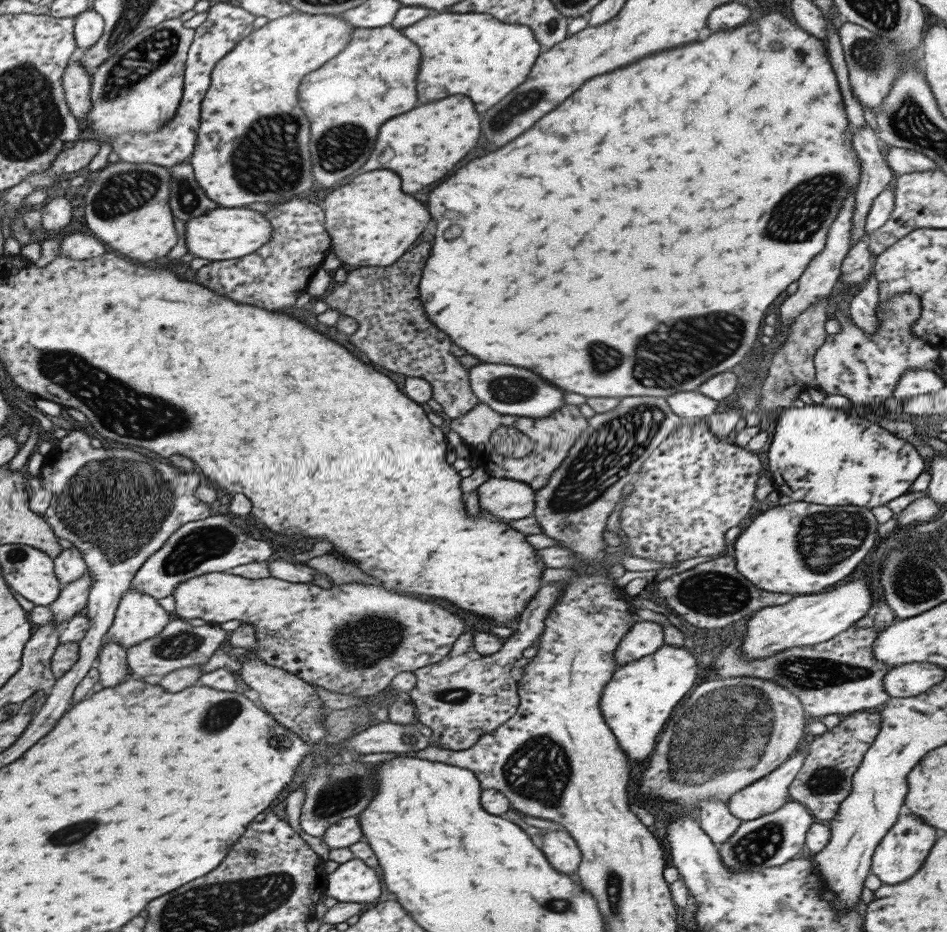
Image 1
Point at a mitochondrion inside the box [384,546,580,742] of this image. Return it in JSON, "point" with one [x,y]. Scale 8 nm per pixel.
{"point":[456,696]}

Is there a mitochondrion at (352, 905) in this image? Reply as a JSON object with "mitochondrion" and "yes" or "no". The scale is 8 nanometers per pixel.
{"mitochondrion":"no"}

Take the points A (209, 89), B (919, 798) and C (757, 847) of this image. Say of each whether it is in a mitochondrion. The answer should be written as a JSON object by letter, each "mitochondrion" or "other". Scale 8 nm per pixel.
{"A":"other","B":"other","C":"mitochondrion"}

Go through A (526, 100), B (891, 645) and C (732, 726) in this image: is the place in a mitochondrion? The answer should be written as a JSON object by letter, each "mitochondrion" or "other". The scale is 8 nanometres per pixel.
{"A":"mitochondrion","B":"other","C":"mitochondrion"}

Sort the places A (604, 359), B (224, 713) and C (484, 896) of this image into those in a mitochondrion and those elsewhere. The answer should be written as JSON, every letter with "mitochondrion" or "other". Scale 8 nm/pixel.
{"A":"mitochondrion","B":"mitochondrion","C":"other"}

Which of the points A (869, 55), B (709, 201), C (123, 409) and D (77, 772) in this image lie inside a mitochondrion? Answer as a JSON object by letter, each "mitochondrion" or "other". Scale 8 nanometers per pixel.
{"A":"mitochondrion","B":"other","C":"mitochondrion","D":"other"}

